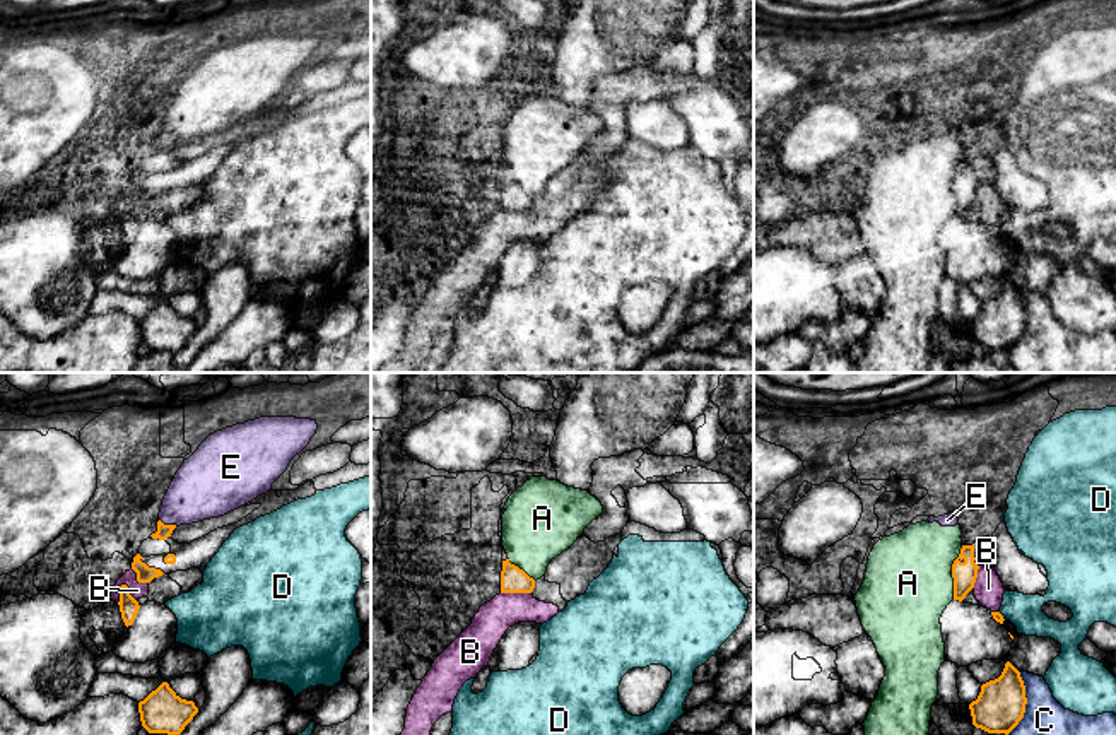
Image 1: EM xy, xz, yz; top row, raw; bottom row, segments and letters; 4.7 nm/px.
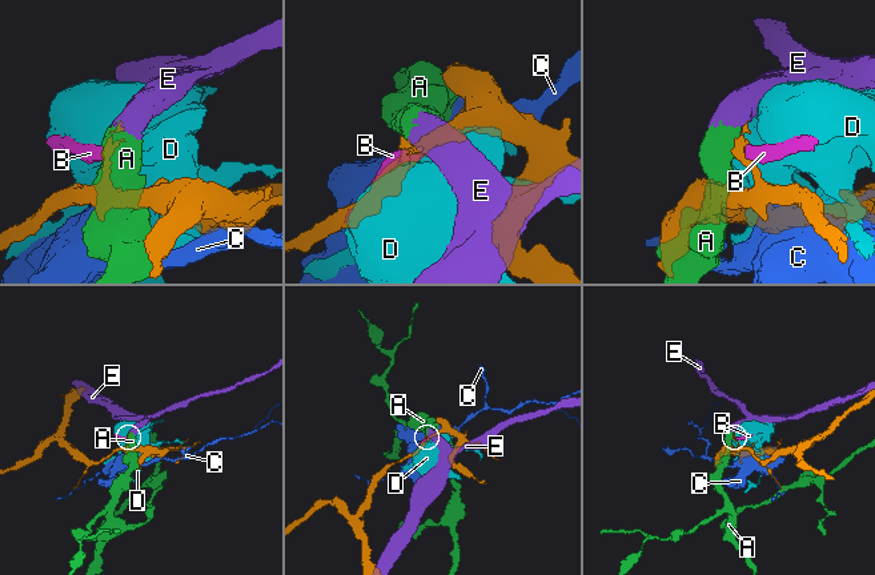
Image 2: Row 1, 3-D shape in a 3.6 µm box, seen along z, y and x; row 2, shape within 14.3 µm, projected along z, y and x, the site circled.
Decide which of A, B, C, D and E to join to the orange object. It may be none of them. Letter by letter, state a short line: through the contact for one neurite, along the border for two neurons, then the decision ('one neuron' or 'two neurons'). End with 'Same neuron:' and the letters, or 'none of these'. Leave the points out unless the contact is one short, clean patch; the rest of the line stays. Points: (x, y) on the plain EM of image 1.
A: two neurons
B: xy (117, 204), (125, 202), (135, 217) | two neurons
C: two neurons
D: two neurons
E: two neurons
Same neuron: none of these

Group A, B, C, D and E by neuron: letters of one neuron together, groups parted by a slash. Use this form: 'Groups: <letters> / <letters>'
Groups: A E / B / C / D

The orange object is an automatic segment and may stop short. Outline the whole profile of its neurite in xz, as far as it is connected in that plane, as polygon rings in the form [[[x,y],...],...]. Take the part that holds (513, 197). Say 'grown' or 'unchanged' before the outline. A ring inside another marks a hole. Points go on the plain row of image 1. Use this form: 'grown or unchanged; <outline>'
unchanged; [[[509,176],[502,178],[501,210],[532,210],[533,205],[533,195],[518,183],[511,181]]]

